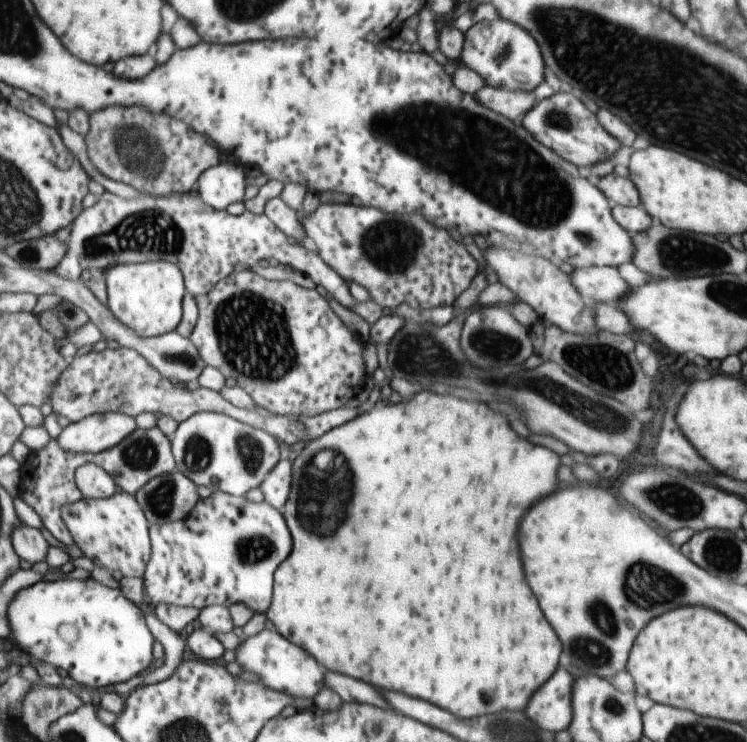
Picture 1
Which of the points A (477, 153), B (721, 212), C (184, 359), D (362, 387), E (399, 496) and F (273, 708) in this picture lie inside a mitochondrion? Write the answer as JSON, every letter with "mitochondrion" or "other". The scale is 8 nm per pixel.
{"A":"mitochondrion","B":"other","C":"mitochondrion","D":"other","E":"other","F":"other"}

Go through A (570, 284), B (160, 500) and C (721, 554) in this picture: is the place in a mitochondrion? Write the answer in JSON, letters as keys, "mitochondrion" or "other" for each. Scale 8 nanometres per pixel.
{"A":"other","B":"mitochondrion","C":"mitochondrion"}

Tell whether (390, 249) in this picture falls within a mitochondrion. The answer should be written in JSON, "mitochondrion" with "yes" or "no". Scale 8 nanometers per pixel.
{"mitochondrion":"yes"}

